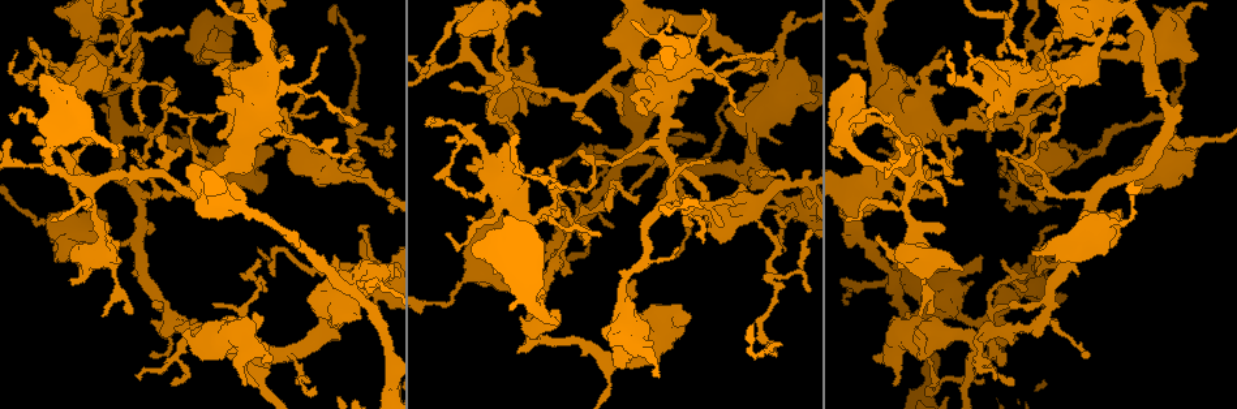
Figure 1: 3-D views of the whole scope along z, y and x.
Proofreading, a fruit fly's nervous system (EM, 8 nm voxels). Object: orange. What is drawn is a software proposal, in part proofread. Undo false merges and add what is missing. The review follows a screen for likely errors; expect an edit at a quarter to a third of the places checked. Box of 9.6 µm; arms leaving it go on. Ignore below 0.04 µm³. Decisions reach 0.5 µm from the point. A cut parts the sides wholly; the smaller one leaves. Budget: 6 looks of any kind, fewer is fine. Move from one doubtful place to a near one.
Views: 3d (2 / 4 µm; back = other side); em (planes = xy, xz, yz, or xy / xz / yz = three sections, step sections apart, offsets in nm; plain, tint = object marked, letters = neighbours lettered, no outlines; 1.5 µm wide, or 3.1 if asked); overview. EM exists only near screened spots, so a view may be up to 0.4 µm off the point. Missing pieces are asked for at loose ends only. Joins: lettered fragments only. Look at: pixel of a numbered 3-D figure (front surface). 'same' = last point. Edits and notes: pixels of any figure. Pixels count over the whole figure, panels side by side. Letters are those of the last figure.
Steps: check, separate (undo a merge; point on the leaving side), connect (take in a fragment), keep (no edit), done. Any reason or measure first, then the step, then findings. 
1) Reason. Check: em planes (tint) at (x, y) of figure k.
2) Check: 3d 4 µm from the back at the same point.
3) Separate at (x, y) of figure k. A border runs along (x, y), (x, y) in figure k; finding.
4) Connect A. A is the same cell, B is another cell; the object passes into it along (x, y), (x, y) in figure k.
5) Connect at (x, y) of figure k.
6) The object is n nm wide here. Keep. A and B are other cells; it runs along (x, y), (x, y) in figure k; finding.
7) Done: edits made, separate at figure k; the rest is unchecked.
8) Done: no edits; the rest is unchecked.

Sharp bend. Check: 3d 2 µm at (554, 189) of figure 1.

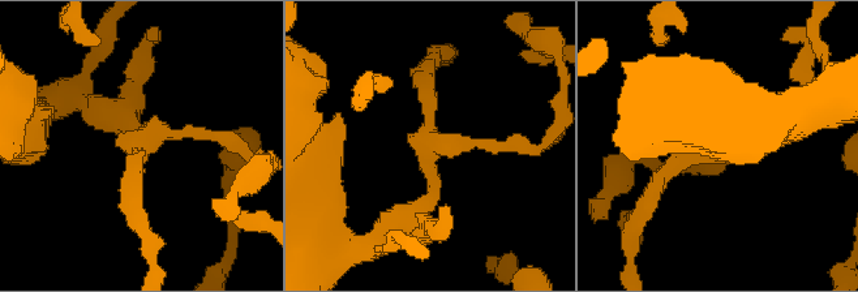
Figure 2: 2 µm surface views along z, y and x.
Check: em xz step 8 (letters) at (142, 144) of figure 2.

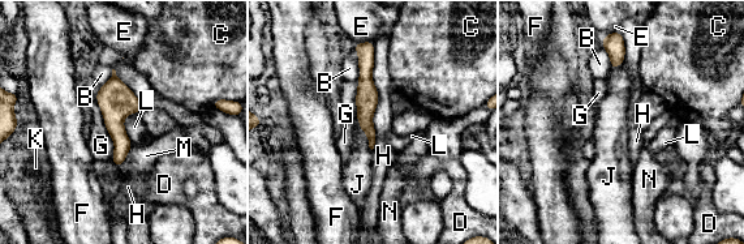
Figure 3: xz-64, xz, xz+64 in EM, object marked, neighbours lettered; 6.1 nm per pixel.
The object is 120 nm wide here. Keep. B, C, D, E, F, G, H, J, K, L, M and N are other cells; a border runs along (129, 114), (124, 129), (132, 145) in figure 3; one neuron here.

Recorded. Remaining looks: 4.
Tapers out. Check: em xy step 4 (letters) at (1009, 306) of figure 1.

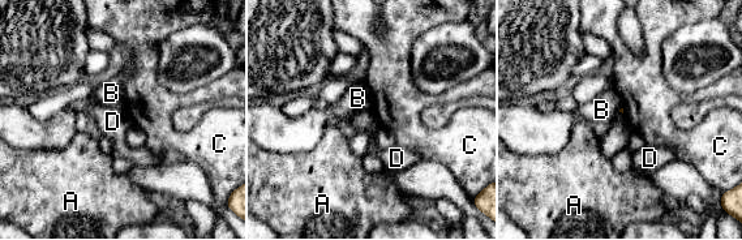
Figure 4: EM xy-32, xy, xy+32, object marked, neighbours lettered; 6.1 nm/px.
Another direction. Check: em planes (letters) at the same point.

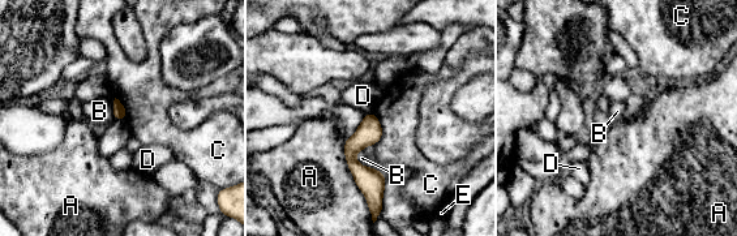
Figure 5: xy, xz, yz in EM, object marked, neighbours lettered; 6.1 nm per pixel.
The object is 80 nm wide here; the longest contact is with A, 420 nm. Keep. A, B, C, D and E are other cells; none of them fits.

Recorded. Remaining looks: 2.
Check: em planes (letters) at (447, 233) of figure 1.

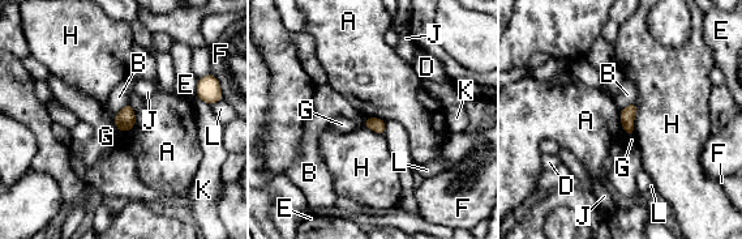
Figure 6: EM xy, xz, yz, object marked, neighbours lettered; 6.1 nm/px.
Keep. A, B, D, E, F, G, H, J, K and L are other cells; a border runs along (620, 111), (620, 123), (629, 136) in figure 6; none of them fits.

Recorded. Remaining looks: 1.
Done: no edits; the rest is unchecked.

